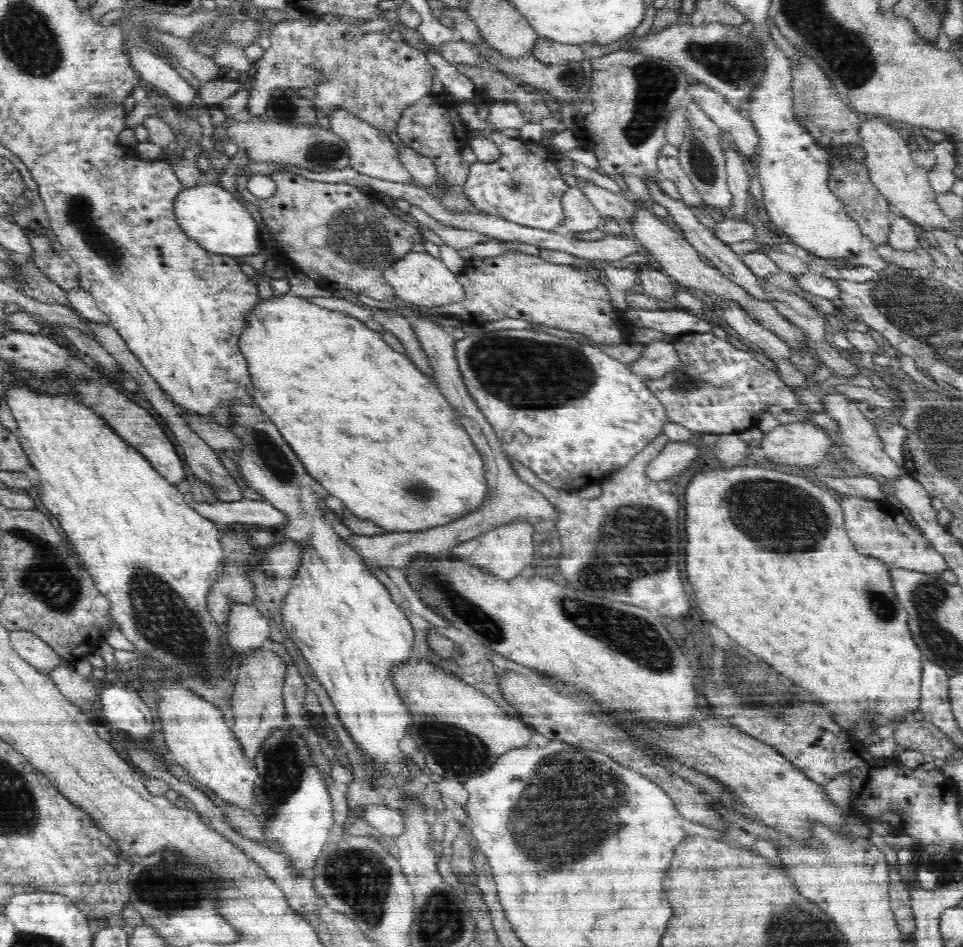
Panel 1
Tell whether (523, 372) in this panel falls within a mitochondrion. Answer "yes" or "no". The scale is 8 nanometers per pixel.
yes

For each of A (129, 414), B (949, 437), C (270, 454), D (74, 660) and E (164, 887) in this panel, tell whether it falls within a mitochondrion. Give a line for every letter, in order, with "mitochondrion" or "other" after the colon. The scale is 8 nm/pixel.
A: mitochondrion
B: mitochondrion
C: mitochondrion
D: other
E: mitochondrion

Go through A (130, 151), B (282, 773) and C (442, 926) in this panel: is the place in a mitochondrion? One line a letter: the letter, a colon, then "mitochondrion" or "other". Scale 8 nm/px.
A: other
B: mitochondrion
C: mitochondrion

